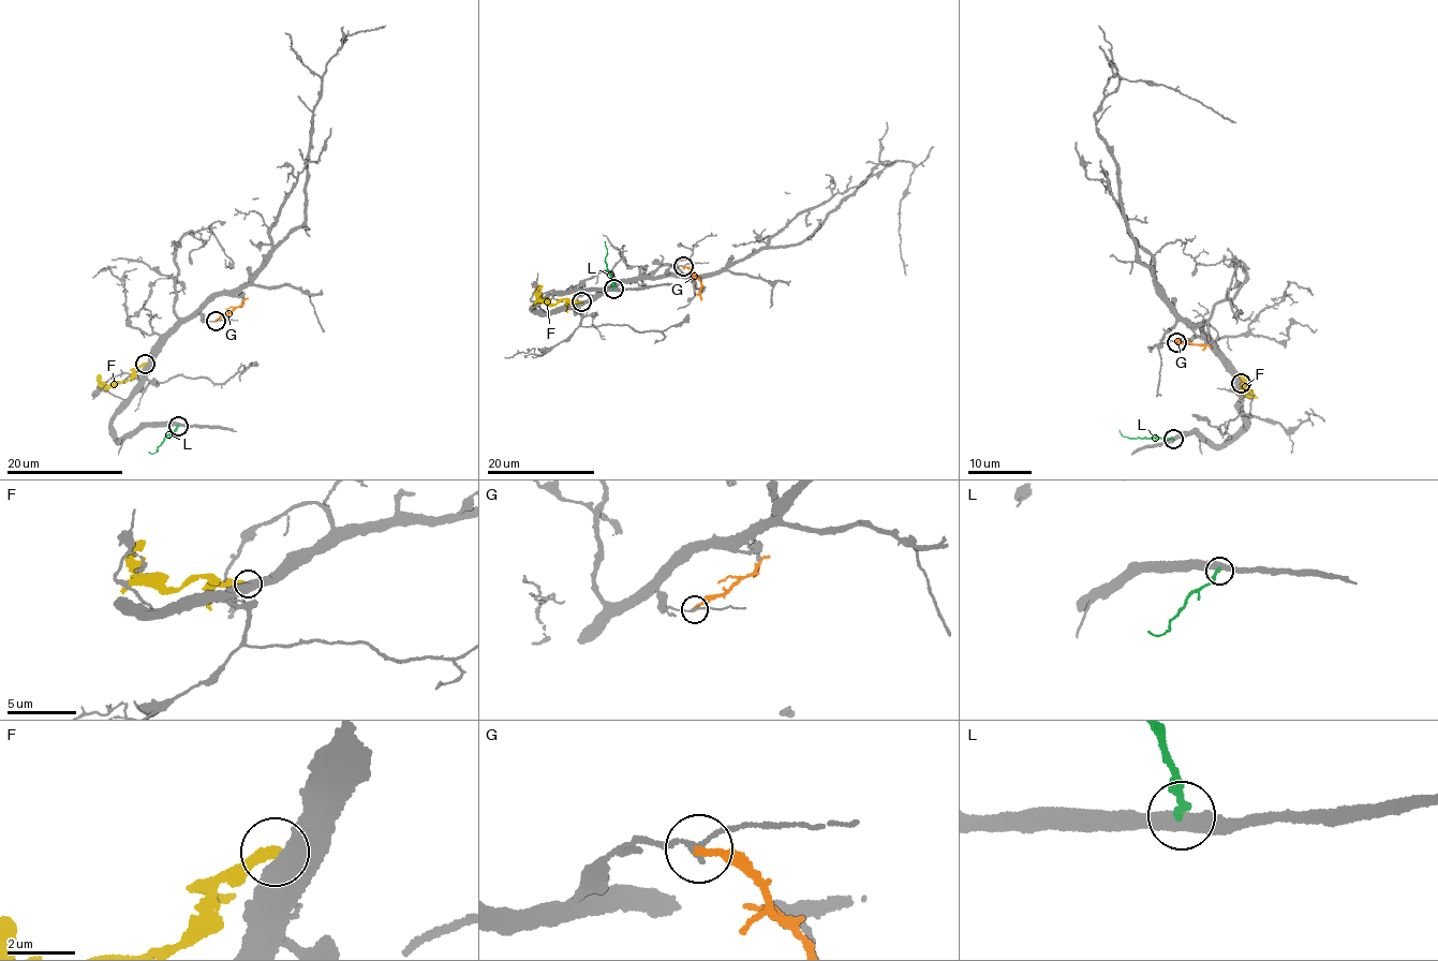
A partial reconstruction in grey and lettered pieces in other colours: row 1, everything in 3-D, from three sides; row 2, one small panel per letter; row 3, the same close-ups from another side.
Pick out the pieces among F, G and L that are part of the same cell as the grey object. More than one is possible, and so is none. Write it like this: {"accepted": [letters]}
{"accepted": []}

